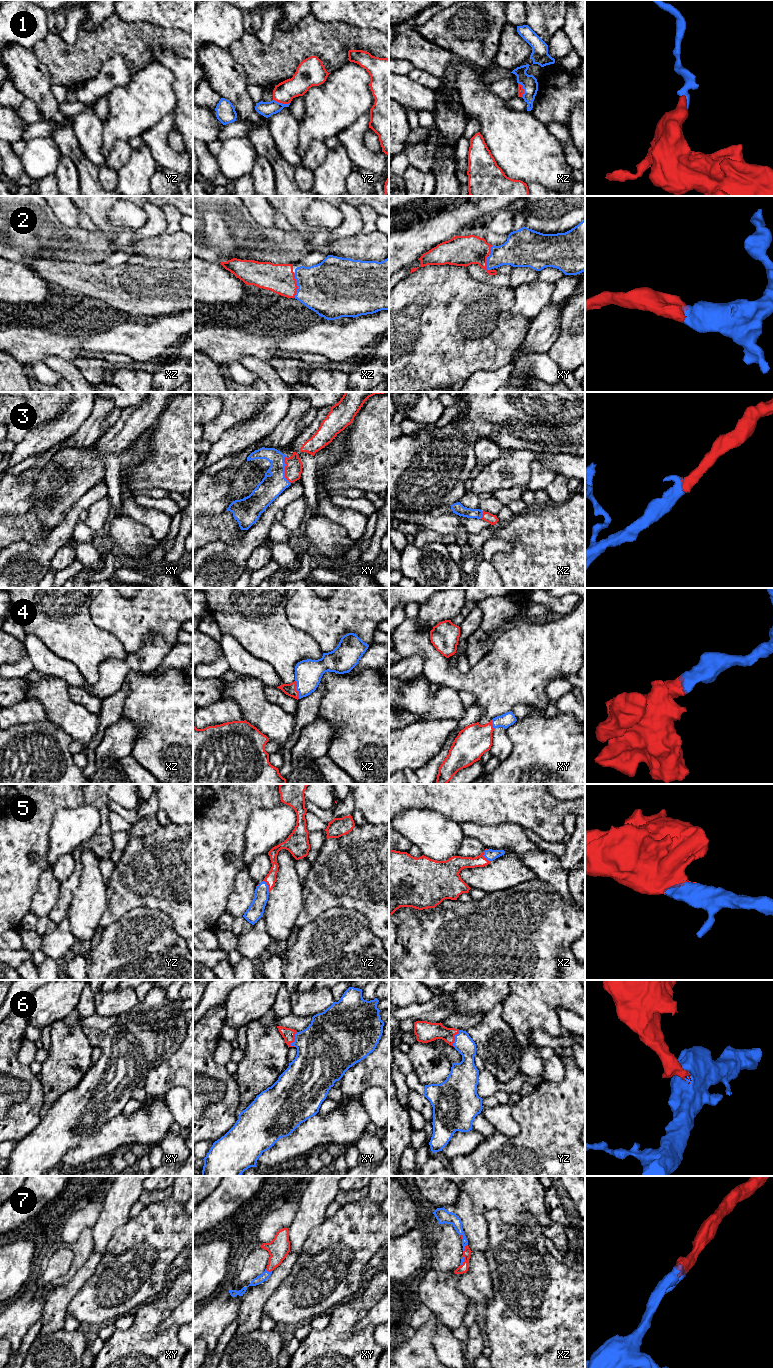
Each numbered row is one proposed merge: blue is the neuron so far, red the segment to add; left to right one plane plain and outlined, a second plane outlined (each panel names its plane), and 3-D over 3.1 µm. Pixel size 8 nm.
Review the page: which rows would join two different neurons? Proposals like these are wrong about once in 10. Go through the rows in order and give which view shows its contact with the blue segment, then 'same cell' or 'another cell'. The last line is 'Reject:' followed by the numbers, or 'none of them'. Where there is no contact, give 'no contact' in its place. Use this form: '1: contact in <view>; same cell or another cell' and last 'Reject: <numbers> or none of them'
1: contact in yz; another cell
2: contact in xz; same cell
3: contact in xy; same cell
4: contact in xz; same cell
5: contact in yz; same cell
6: contact in xy; same cell
7: contact in xz; same cell
Reject: 1

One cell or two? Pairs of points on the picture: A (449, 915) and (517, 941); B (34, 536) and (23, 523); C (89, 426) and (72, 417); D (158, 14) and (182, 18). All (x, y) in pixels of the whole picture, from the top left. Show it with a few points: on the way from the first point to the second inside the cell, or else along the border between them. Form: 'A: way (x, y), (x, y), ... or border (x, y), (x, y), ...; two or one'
A: way (466, 932), (475, 941), (500, 941); one
B: way (33, 533), (26, 526); one
C: border (93, 402), (88, 418), (65, 439); two
D: way (164, 14), (176, 14); one

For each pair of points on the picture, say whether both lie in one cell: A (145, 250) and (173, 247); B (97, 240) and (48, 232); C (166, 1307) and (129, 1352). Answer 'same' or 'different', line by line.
A: same
B: same
C: same

